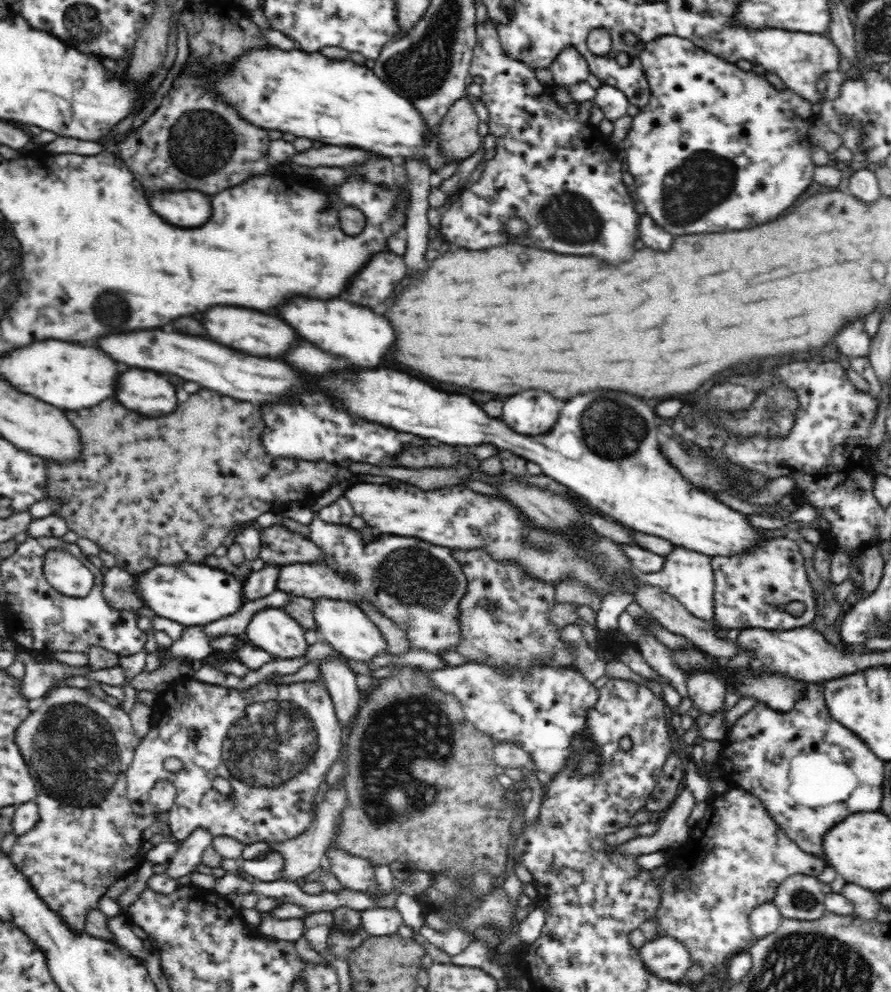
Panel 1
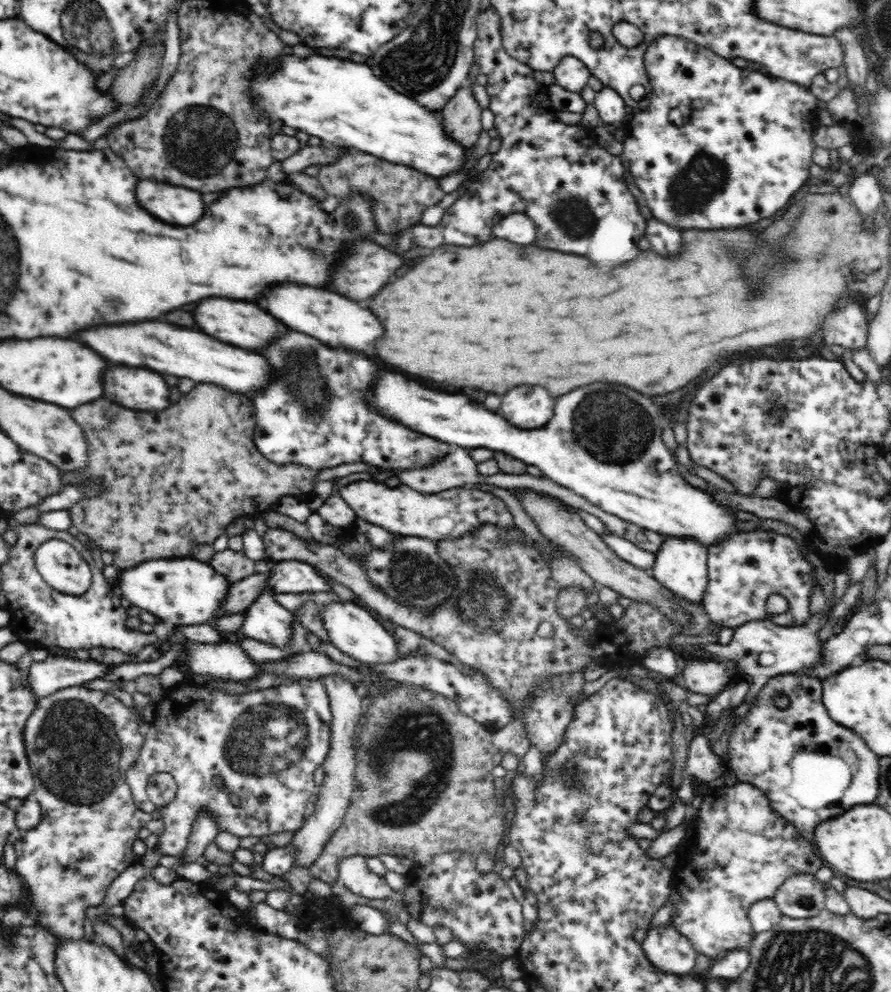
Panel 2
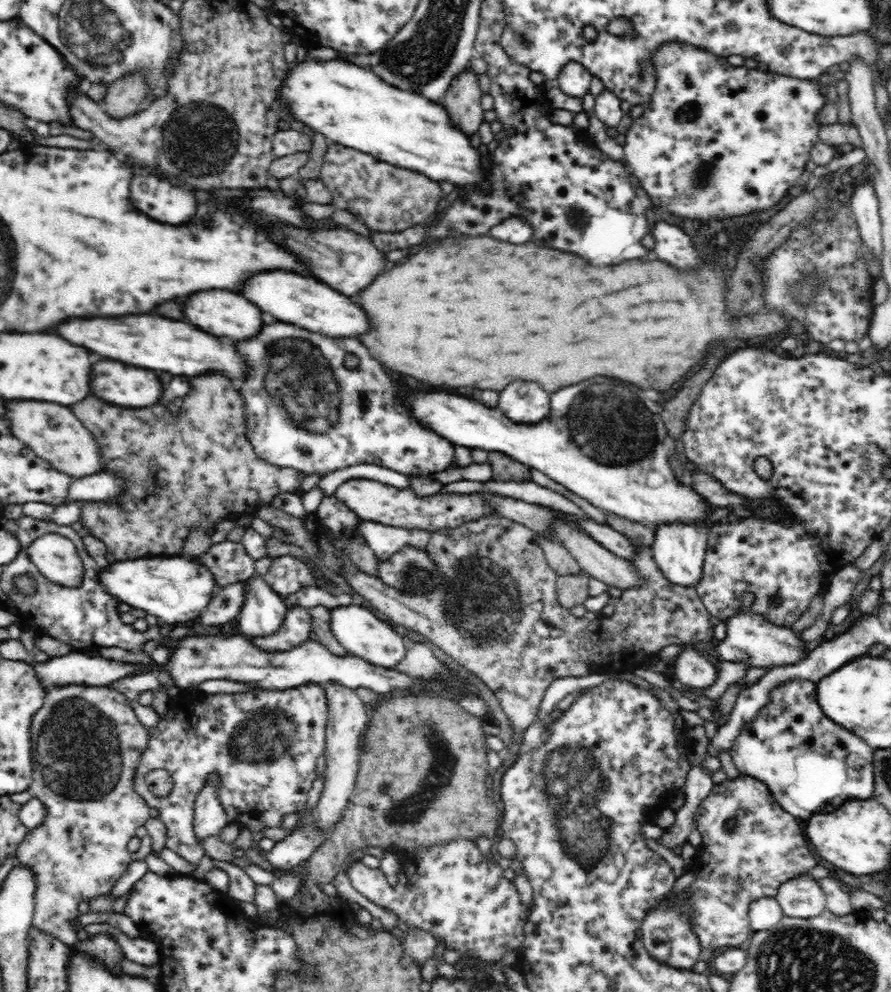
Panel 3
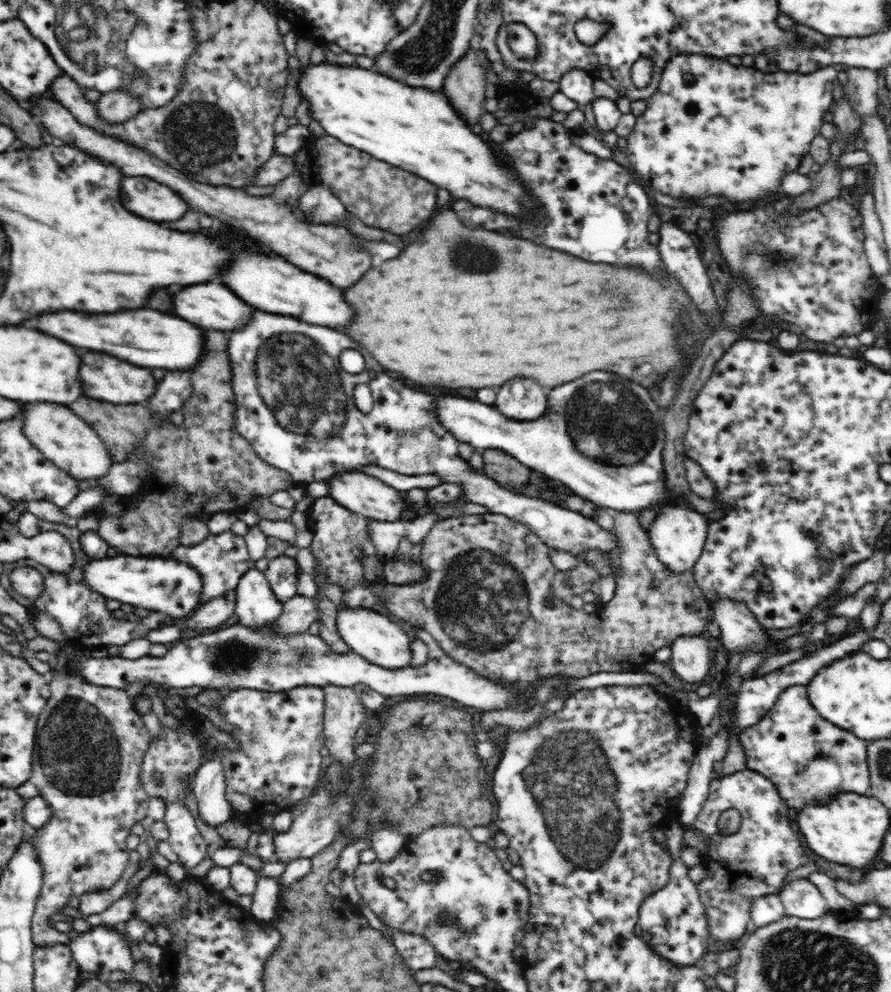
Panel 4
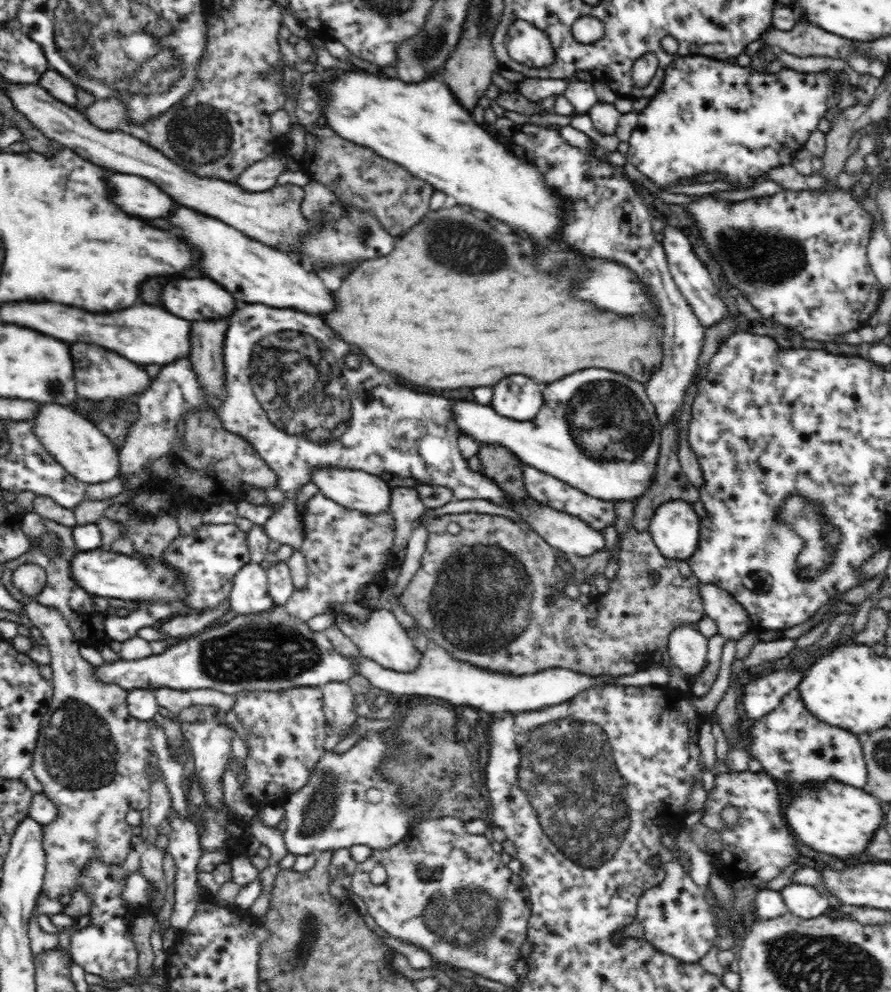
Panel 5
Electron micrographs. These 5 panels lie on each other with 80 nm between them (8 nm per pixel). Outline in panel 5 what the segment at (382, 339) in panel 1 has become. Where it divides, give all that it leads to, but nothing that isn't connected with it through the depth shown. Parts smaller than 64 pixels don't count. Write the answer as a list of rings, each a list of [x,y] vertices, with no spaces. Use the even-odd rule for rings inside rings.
[[[175,200],[174,203],[176,206],[170,210],[167,218],[172,224],[172,230],[178,230],[190,246],[204,254],[200,262],[202,272],[222,285],[236,302],[265,304],[270,308],[293,308],[322,318],[334,310],[332,292],[324,286],[316,272],[288,254],[265,246],[225,222],[192,210]]]

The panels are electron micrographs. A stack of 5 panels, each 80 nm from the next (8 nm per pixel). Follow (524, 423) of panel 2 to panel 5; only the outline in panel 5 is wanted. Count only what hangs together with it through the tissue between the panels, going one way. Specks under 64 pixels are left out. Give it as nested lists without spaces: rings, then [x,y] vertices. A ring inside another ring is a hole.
[[[522,374],[510,376],[494,386],[492,408],[511,422],[522,423],[536,418],[542,404],[544,400],[538,384]]]

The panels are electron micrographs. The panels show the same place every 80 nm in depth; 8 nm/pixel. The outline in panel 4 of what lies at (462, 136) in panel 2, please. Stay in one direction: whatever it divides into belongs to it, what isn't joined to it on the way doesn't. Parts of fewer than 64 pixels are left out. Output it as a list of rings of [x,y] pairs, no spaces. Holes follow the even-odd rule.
[[[481,48],[479,53],[470,50],[450,68],[442,91],[456,113],[468,125],[475,125],[484,114],[486,71],[491,69],[491,62]]]

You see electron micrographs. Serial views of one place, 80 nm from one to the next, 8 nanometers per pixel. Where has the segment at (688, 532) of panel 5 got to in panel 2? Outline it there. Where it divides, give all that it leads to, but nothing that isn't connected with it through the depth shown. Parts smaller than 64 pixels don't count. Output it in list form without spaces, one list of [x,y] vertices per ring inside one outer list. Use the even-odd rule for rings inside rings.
[[[664,536],[660,550],[655,553],[656,562],[650,570],[652,578],[656,579],[670,593],[692,604],[702,606],[708,589],[708,549],[703,544],[691,538],[676,538]]]

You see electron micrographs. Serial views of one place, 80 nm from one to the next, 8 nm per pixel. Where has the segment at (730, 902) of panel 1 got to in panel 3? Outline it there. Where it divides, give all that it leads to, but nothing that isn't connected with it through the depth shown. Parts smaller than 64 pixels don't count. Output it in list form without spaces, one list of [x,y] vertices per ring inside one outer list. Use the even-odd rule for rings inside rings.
[[[742,774],[735,779],[726,779],[718,785],[714,784],[710,794],[700,803],[695,820],[698,823],[697,828],[700,831],[702,841],[701,844],[697,846],[697,855],[696,858],[694,858],[694,866],[687,866],[688,873],[696,873],[694,882],[687,888],[687,894],[689,894],[689,906],[691,906],[691,929],[698,937],[701,948],[712,949],[715,953],[726,949],[742,949],[744,948],[746,938],[754,932],[751,927],[751,922],[749,921],[749,906],[751,905],[751,902],[768,896],[775,897],[779,886],[783,885],[784,882],[798,875],[807,875],[810,870],[816,867],[816,858],[814,858],[812,852],[810,852],[810,848],[808,848],[808,840],[806,836],[804,837],[804,831],[800,828],[801,825],[774,800],[772,793],[767,789],[767,786],[763,782],[752,778],[751,776],[744,776]],[[729,818],[734,818],[734,820],[736,820],[736,825],[731,829],[726,829],[724,824],[726,824],[726,821]]]

